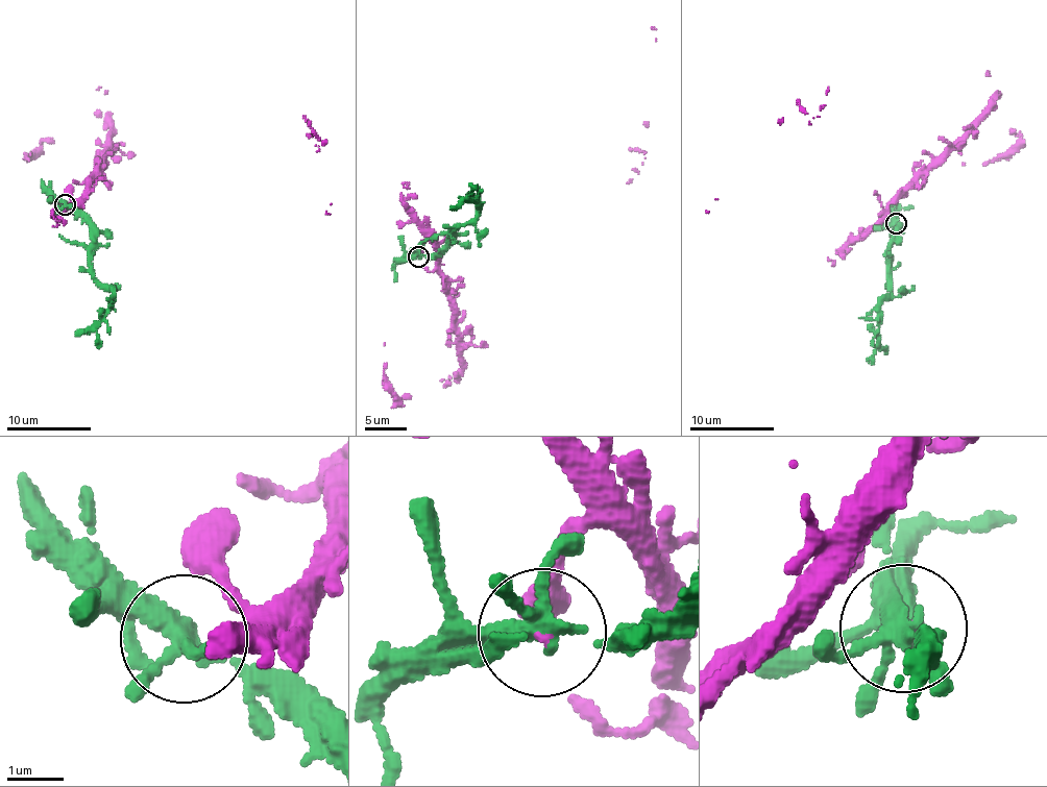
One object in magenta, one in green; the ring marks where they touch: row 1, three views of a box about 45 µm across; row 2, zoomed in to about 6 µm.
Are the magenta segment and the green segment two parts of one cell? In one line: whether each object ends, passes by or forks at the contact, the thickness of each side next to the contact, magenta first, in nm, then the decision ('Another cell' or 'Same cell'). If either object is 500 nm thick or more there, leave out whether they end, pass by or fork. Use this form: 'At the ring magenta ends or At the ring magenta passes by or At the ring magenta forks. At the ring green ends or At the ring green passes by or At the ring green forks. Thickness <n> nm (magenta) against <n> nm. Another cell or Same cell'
At the ring magenta ends. At the ring green forks. Thickness 60 nm (magenta) against 260 nm. Same cell

